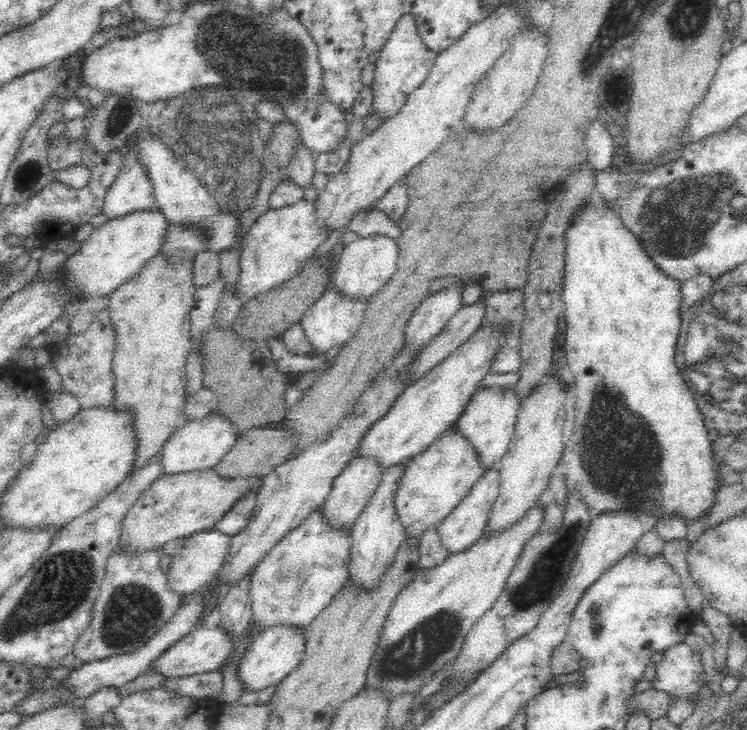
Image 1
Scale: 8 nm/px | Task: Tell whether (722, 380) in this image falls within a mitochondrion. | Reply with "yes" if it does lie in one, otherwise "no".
yes

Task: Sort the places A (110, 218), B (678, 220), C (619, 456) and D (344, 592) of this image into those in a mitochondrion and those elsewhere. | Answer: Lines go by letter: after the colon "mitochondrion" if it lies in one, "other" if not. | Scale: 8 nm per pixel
A: other
B: mitochondrion
C: mitochondrion
D: other

